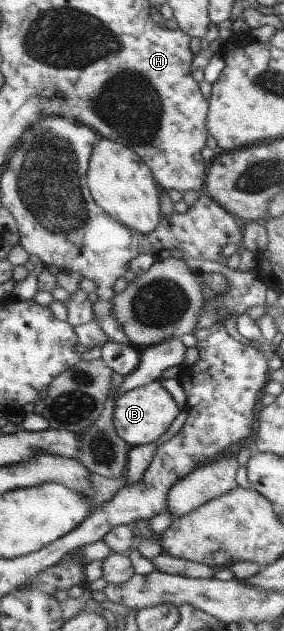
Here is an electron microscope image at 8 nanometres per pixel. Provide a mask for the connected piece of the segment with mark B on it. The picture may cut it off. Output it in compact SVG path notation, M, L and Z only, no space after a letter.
M156 380L131 391L125 391L115 399L113 410L113 427L116 434L126 441L130 447L145 443L155 443L179 414L182 407L173 399L173 396Z

